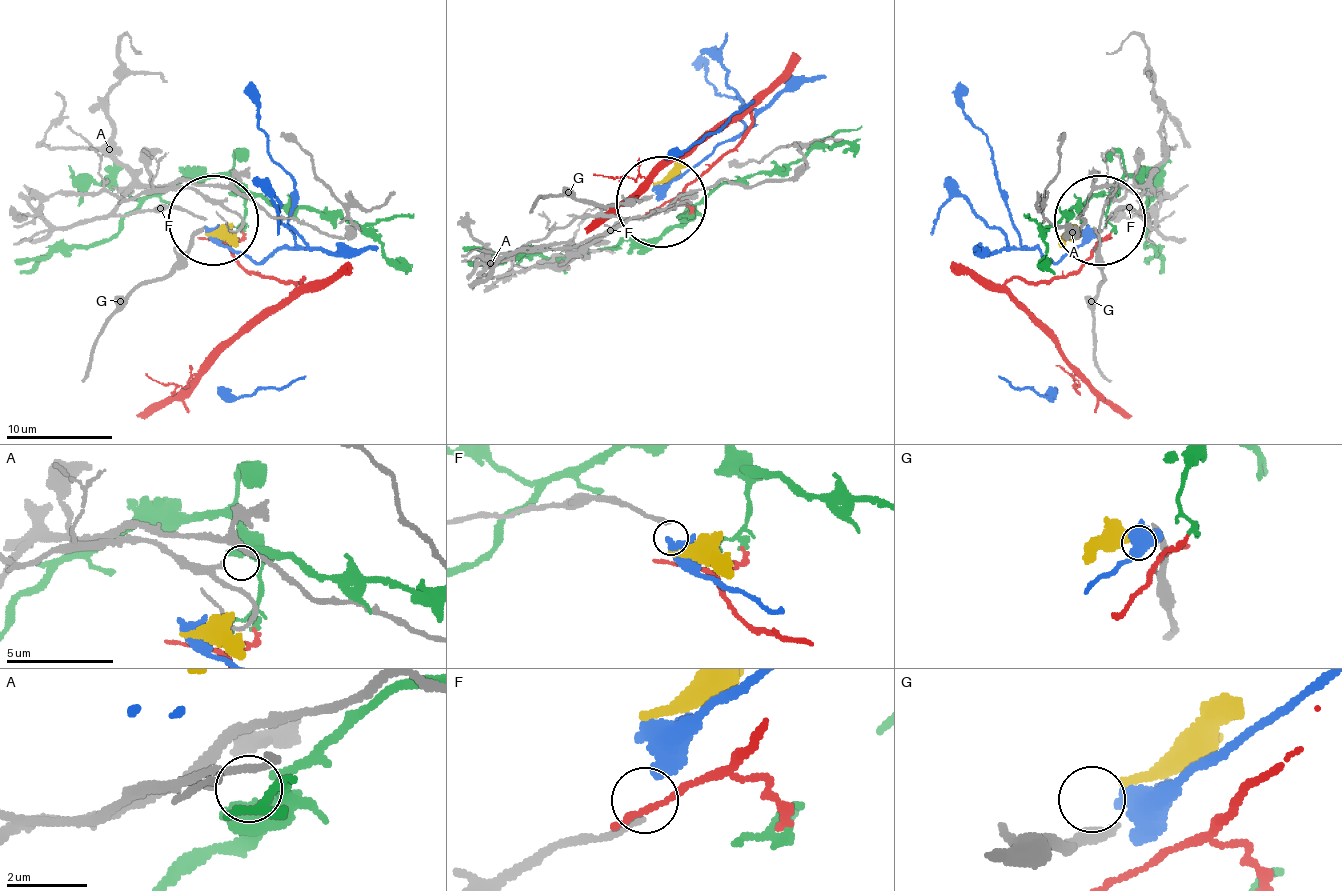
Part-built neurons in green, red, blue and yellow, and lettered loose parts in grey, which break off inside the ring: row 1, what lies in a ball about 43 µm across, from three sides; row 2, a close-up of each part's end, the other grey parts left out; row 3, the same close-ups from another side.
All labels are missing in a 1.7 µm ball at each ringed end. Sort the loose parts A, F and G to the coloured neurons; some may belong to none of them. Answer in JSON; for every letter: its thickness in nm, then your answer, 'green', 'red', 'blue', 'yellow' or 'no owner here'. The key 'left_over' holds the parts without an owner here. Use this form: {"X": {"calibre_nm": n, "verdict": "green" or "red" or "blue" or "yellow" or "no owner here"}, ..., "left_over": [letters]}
{"A": {"calibre_nm": 180, "verdict": "no owner here"}, "F": {"calibre_nm": 200, "verdict": "blue"}, "G": {"calibre_nm": 440, "verdict": "yellow"}, "left_over": ["A"]}

